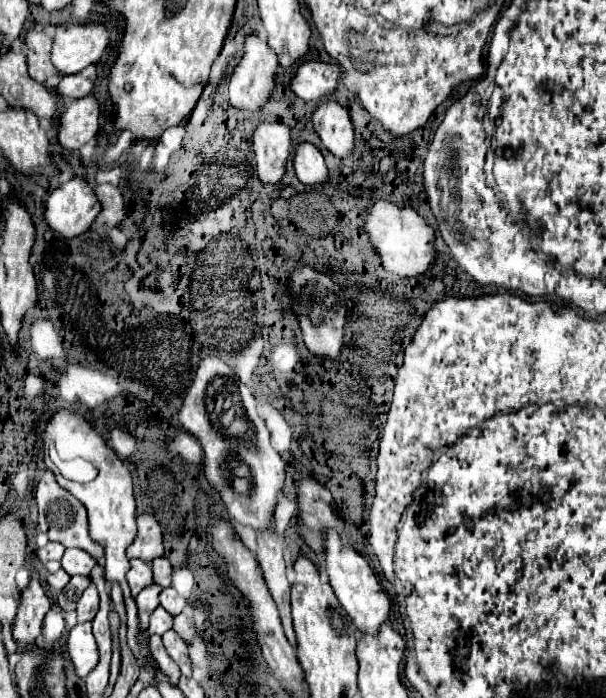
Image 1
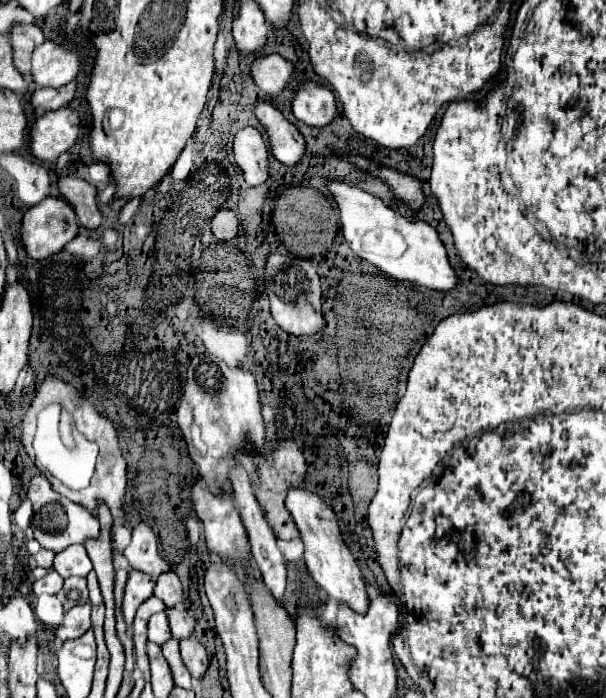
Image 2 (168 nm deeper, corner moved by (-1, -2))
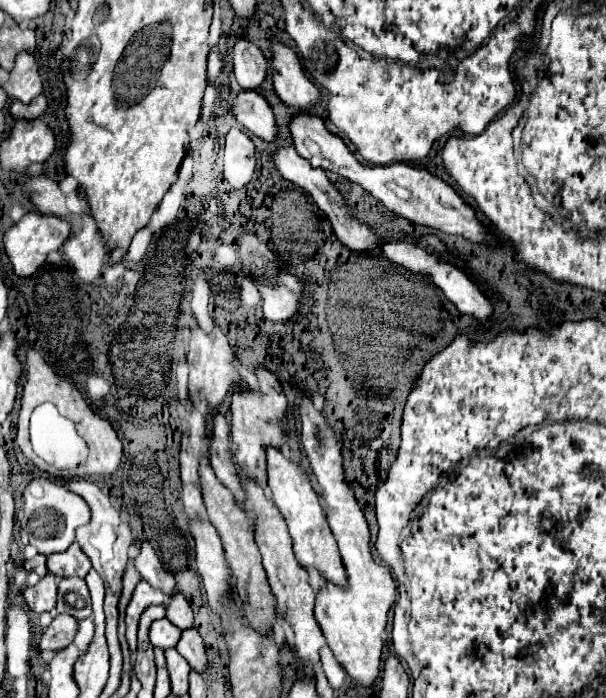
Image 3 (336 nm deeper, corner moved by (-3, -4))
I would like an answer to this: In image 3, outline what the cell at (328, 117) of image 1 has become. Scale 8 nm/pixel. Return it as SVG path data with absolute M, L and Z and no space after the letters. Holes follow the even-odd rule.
M270 39L270 53L272 53L270 77L274 81L276 95L286 105L298 111L310 111L320 99L320 91L306 77L296 53L276 39Z

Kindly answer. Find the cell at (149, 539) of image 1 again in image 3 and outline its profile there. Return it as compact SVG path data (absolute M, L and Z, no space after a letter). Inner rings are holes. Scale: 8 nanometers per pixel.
M148 541L142 543L142 551L140 551L140 555L136 557L134 565L136 565L138 573L140 573L152 587L160 589L160 591L166 593L168 597L170 597L172 593L176 593L176 581L174 581L172 573L162 567L156 551L152 549L152 545L150 545Z

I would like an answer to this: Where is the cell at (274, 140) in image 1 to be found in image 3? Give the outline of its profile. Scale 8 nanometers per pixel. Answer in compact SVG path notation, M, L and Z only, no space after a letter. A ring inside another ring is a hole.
M230 129L224 143L224 179L226 179L226 157L228 157L228 183L232 189L242 189L254 173L256 157L254 143L240 129Z

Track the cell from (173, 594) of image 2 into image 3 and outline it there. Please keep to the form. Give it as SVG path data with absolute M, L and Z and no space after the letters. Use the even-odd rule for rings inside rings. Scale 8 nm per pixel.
M180 593L172 595L172 597L168 599L166 607L168 607L168 613L166 613L168 621L170 621L170 623L174 623L180 631L184 631L184 629L188 629L188 627L192 627L192 625L194 625L192 609L190 609L188 601L186 601Z

